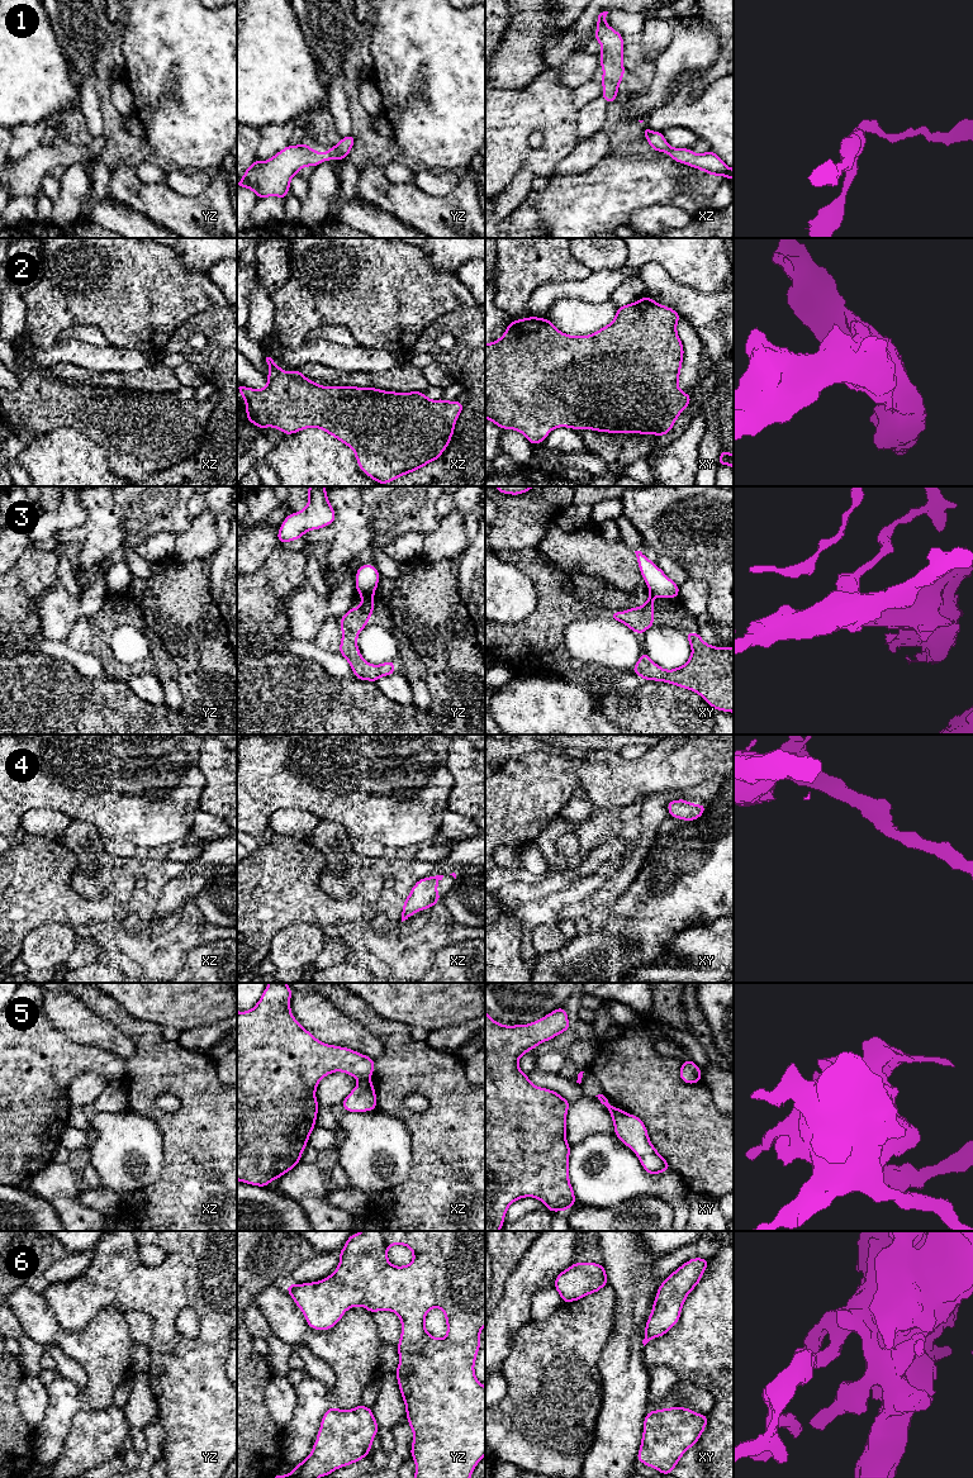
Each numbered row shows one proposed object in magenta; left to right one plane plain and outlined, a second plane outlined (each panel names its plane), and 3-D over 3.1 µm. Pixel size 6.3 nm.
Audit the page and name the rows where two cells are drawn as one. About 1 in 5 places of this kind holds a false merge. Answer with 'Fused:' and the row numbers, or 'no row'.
Fused: 3, 5

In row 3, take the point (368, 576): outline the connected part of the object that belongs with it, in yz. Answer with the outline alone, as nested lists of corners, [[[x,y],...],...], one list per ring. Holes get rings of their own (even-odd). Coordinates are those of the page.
[[[369,562],[362,565],[356,571],[356,591],[359,594],[374,595],[379,584],[380,574],[378,569]]]

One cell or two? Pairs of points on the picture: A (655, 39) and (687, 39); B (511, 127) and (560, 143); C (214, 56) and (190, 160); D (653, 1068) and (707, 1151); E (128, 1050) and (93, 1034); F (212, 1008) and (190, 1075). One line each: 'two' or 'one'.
A: two
B: one
C: one
D: one
E: one
F: two

